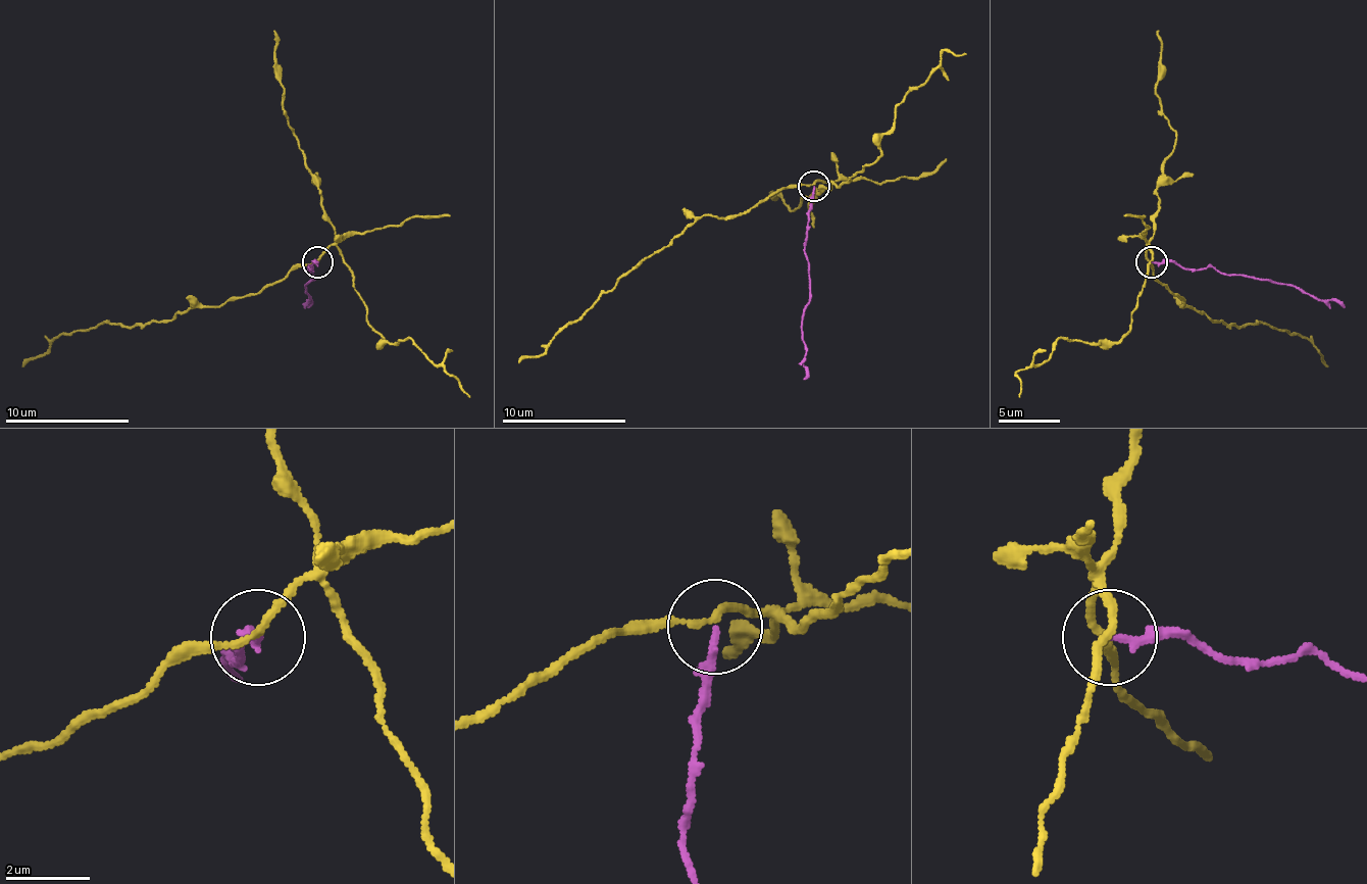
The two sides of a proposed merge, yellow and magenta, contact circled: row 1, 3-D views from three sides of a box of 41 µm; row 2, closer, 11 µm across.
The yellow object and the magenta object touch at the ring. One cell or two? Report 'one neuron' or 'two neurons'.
two neurons

